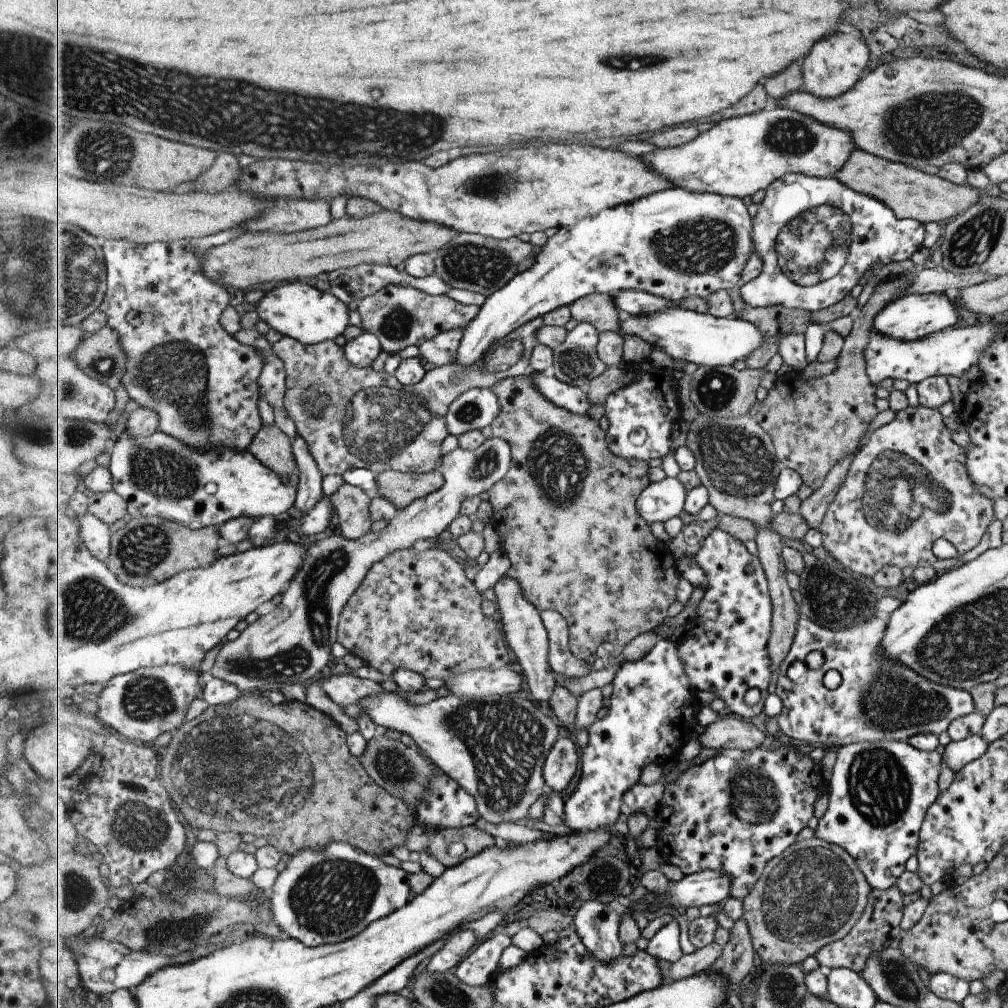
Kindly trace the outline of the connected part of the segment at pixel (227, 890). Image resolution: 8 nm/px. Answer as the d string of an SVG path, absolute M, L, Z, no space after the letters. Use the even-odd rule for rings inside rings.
M219 857L211 874L214 877L215 890L223 896L243 897L256 893L259 889L251 882L251 879L238 877L228 869L228 857Z

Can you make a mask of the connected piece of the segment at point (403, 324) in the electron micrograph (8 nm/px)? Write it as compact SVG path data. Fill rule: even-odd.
M389 285L377 294L361 299L357 310L361 313L362 318L360 328L378 336L382 344L382 350L392 355L403 352L407 346L416 345L420 347L426 340L435 338L442 332L469 326L477 318L481 306L461 304L452 300L449 296L430 295L413 287Z

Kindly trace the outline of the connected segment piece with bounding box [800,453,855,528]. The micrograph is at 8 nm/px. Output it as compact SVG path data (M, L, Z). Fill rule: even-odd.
M854 454L839 459L829 469L823 484L817 490L813 490L813 494L802 502L800 513L808 520L811 528L818 528L819 523L823 520L828 504L835 498L836 492L846 477Z

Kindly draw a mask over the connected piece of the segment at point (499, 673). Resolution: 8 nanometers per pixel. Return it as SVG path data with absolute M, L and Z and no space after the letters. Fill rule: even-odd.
M507 667L496 671L473 669L450 676L445 684L453 695L481 698L489 695L517 695L525 680L520 670Z

